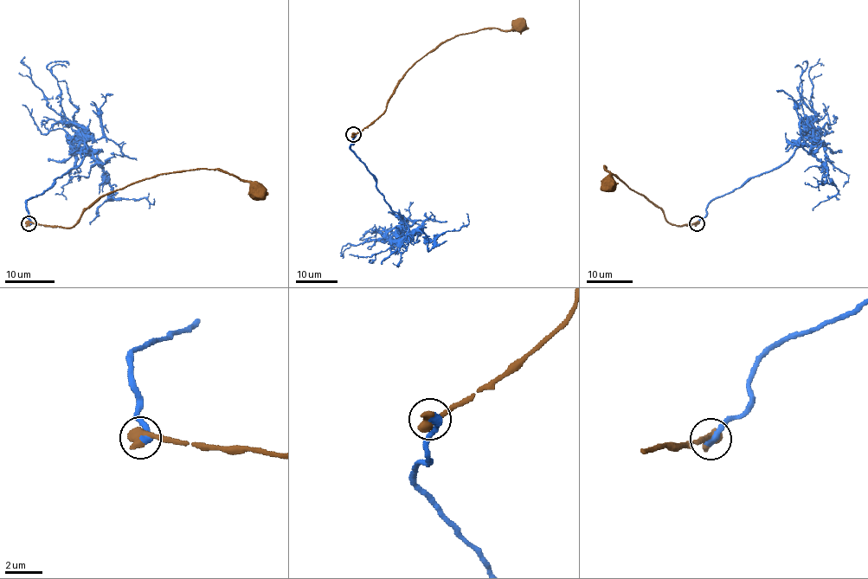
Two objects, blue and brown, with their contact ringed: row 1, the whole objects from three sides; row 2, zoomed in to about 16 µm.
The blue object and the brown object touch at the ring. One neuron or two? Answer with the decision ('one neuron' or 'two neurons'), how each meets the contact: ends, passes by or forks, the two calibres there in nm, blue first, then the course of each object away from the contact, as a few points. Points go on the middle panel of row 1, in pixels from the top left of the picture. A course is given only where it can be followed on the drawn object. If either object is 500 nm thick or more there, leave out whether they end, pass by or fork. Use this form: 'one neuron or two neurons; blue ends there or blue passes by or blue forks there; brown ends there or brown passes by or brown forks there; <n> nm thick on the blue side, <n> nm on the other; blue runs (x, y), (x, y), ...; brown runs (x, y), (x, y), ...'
one neuron; 460 nm thick on the blue side, 600 nm on the other; blue runs (354, 134), (350, 149), (402, 220), (399, 230), (385, 240), (370, 238), (346, 244), (341, 249), (343, 258); brown runs (354, 134), (385, 110), (401, 78), (417, 61), (442, 42), (486, 29), (519, 28), (519, 24)

